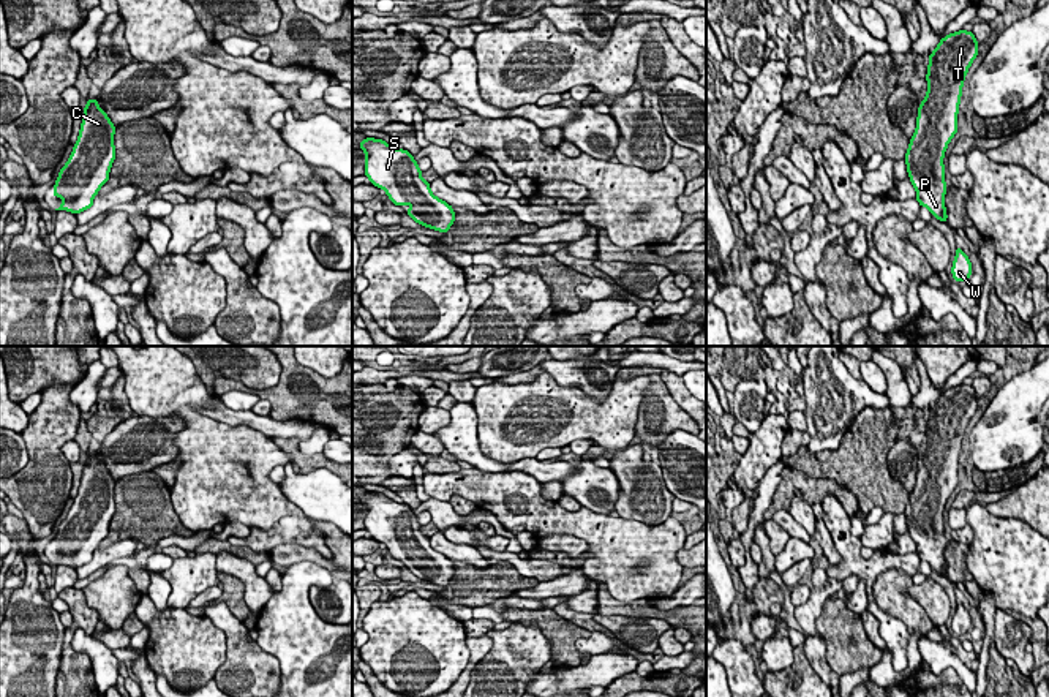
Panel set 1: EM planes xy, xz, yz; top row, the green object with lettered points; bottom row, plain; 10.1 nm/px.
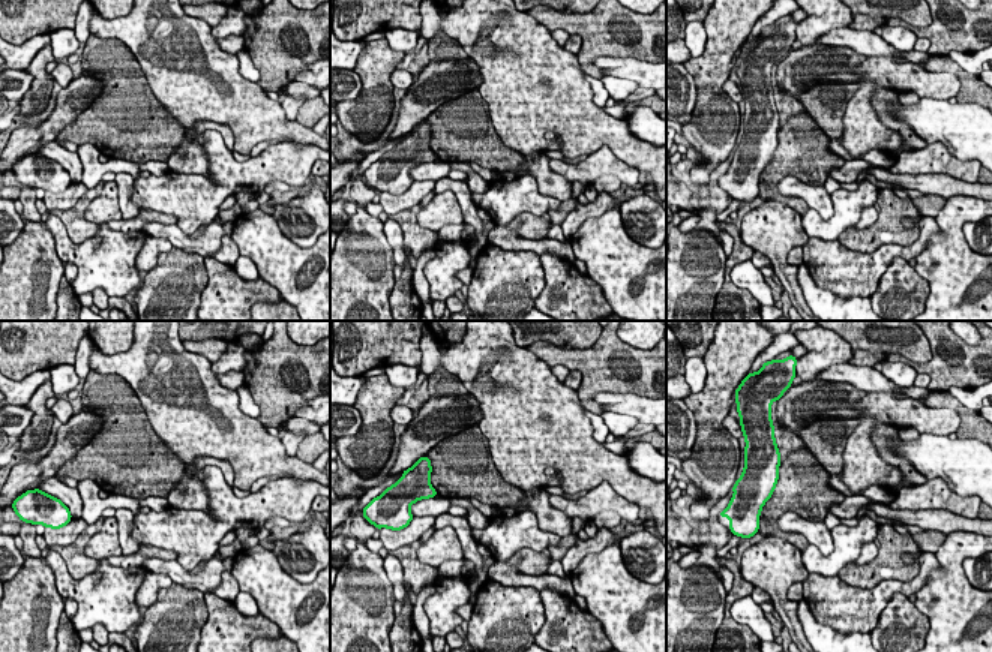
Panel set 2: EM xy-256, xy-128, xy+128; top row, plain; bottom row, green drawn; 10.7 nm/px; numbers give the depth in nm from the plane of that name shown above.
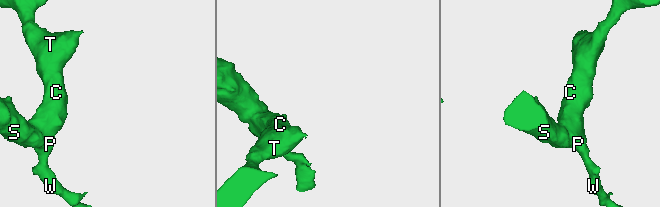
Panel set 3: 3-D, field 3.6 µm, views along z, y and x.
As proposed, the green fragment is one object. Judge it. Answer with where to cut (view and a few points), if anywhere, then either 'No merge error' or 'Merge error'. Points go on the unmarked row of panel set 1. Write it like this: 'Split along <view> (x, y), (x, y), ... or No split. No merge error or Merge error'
No split. No merge error

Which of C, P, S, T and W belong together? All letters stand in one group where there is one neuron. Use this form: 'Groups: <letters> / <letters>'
Groups: C P S T W

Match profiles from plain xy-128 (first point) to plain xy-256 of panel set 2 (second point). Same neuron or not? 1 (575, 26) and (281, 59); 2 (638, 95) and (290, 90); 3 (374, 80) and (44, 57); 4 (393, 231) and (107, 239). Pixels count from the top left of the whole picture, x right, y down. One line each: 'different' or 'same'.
1: same
2: different
3: same
4: same

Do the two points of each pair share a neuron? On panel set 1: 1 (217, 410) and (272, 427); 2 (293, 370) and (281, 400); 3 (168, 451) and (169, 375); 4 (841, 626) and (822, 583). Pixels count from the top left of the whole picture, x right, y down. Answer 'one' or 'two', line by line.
1: one
2: one
3: two
4: two

